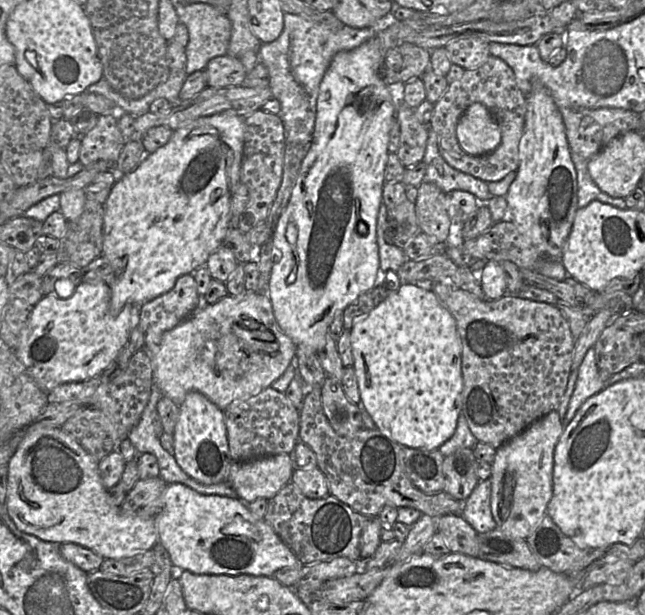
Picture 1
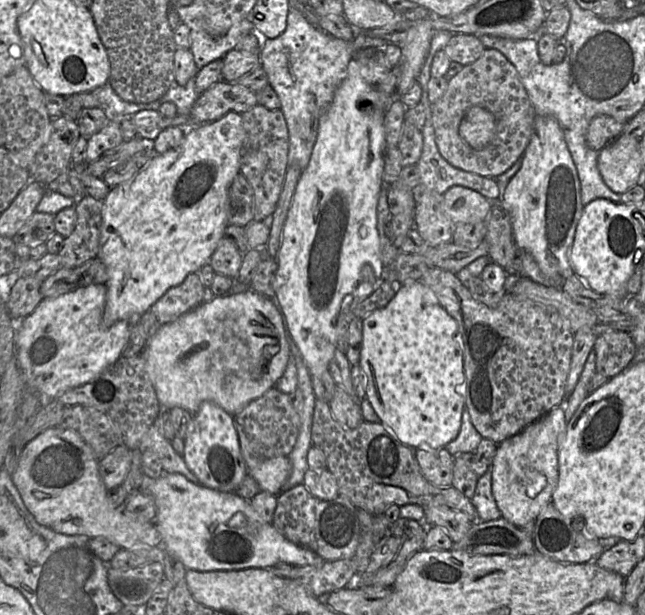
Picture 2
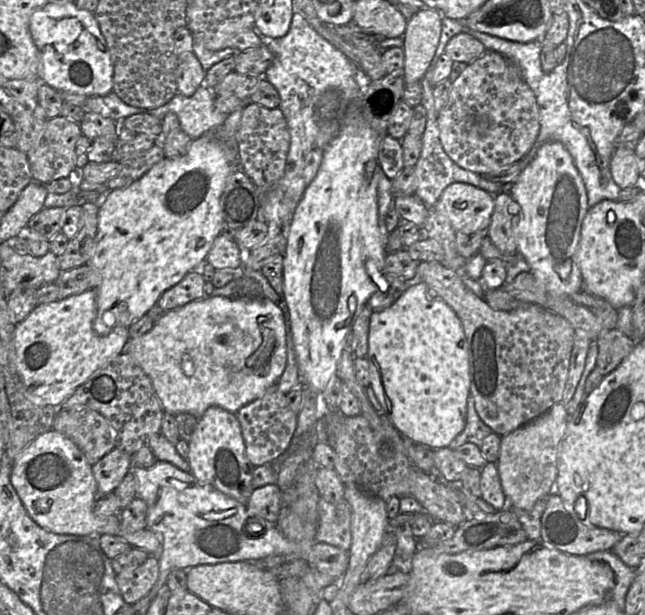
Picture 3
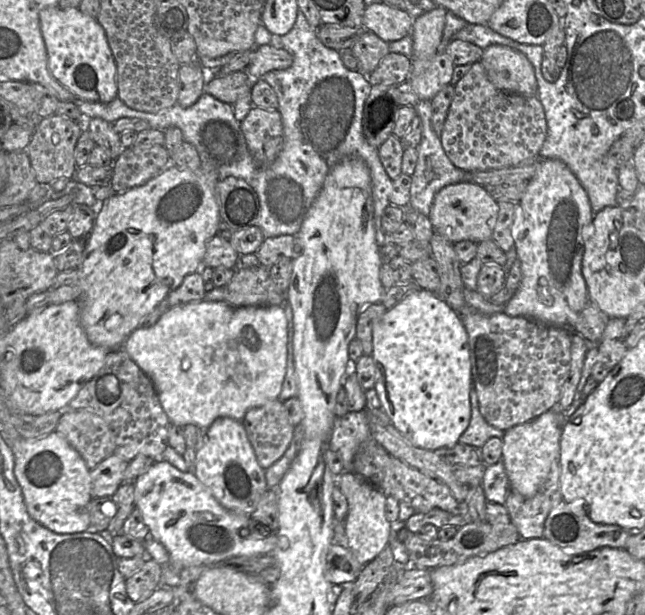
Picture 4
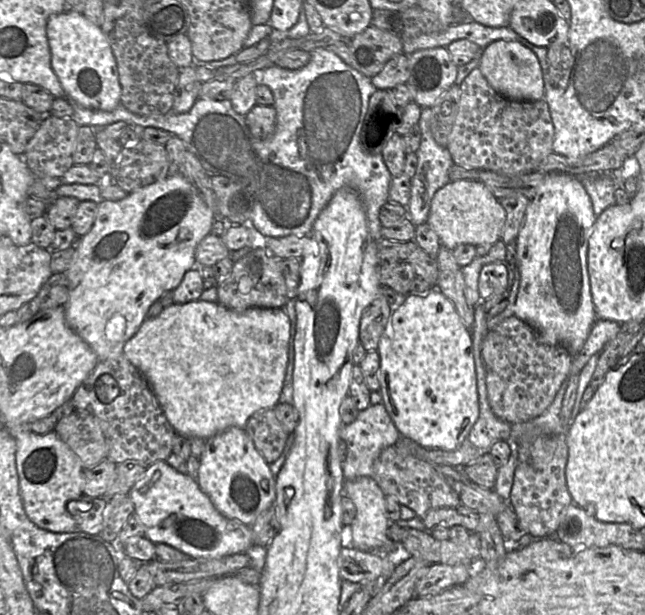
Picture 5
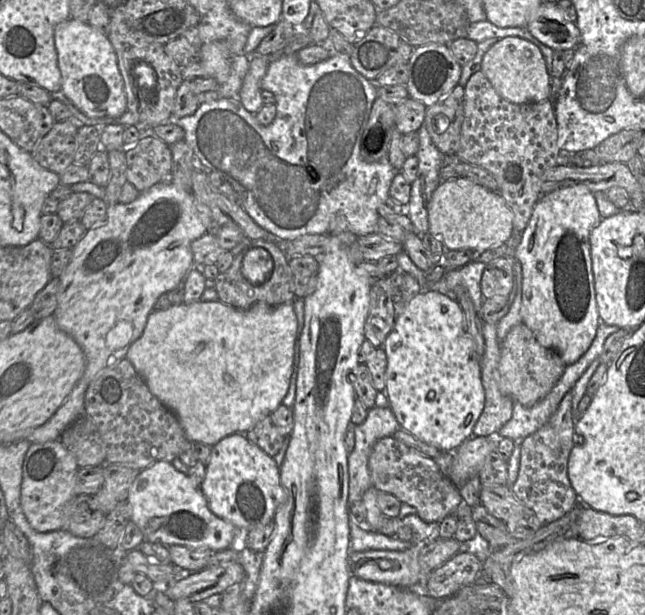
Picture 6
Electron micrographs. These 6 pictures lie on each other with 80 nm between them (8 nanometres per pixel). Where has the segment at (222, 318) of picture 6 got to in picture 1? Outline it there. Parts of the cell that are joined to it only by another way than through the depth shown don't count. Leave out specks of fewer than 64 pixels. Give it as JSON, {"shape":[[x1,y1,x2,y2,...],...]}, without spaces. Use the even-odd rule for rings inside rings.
{"shape":[[244,291,239,295,227,295,214,304,209,304,201,310,196,310,189,318,178,324,173,329,165,332,162,336,160,345,156,351,150,353,152,360,152,372,154,383,160,388,163,396,170,398,175,404,180,406,190,391,198,391,206,396,211,402,224,410,231,402,238,399,247,399,271,387,291,364,296,355,296,345,280,328,274,316,272,303,265,292]]}

